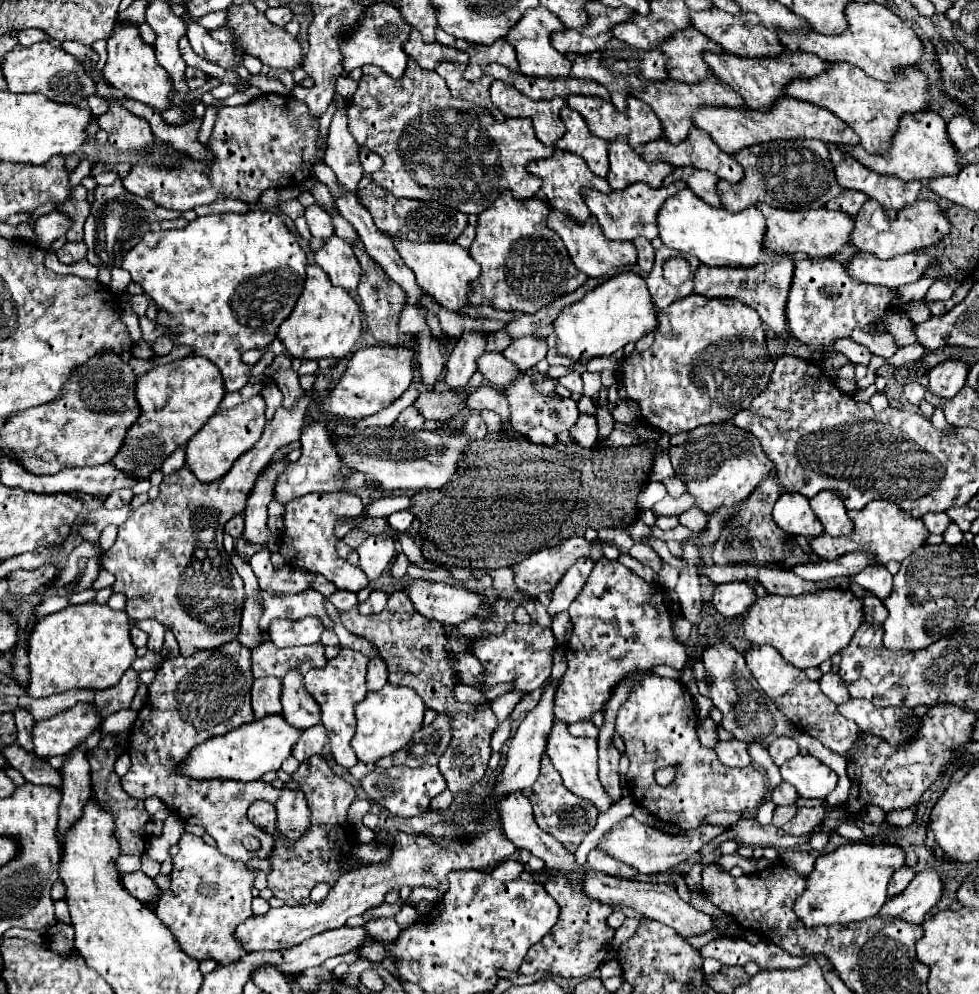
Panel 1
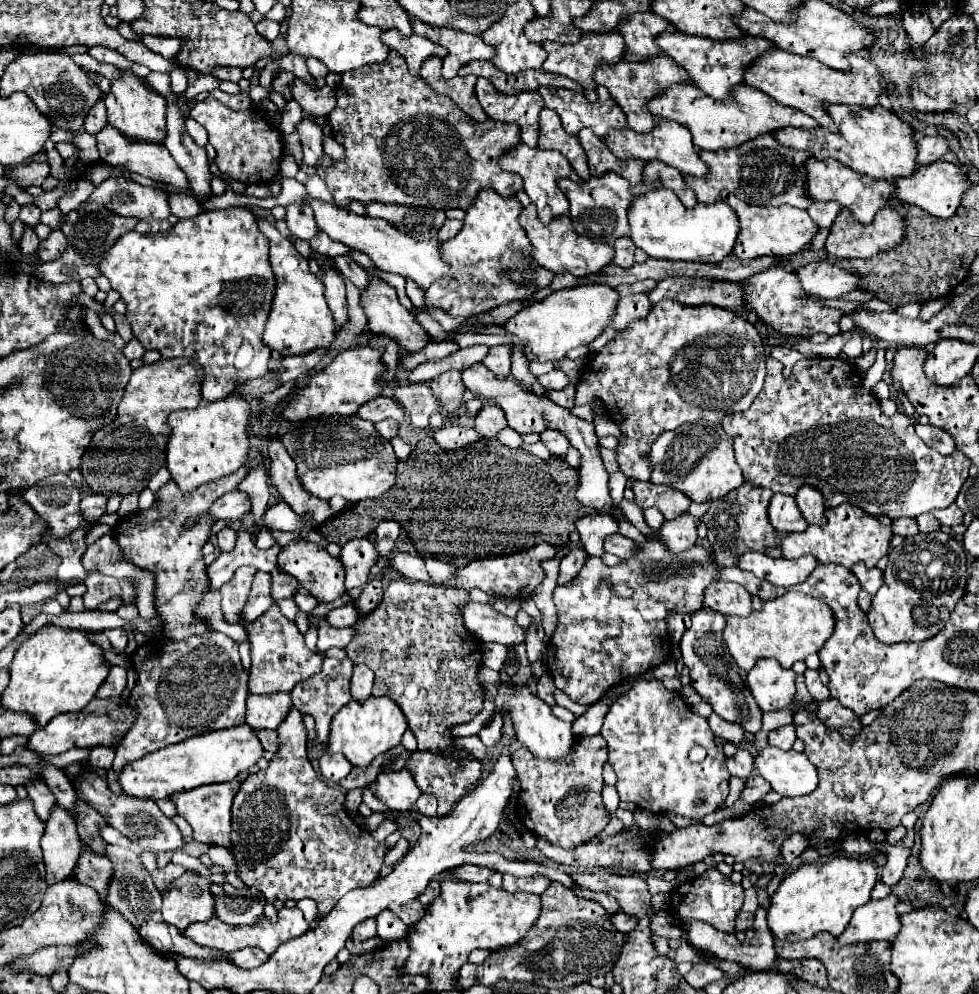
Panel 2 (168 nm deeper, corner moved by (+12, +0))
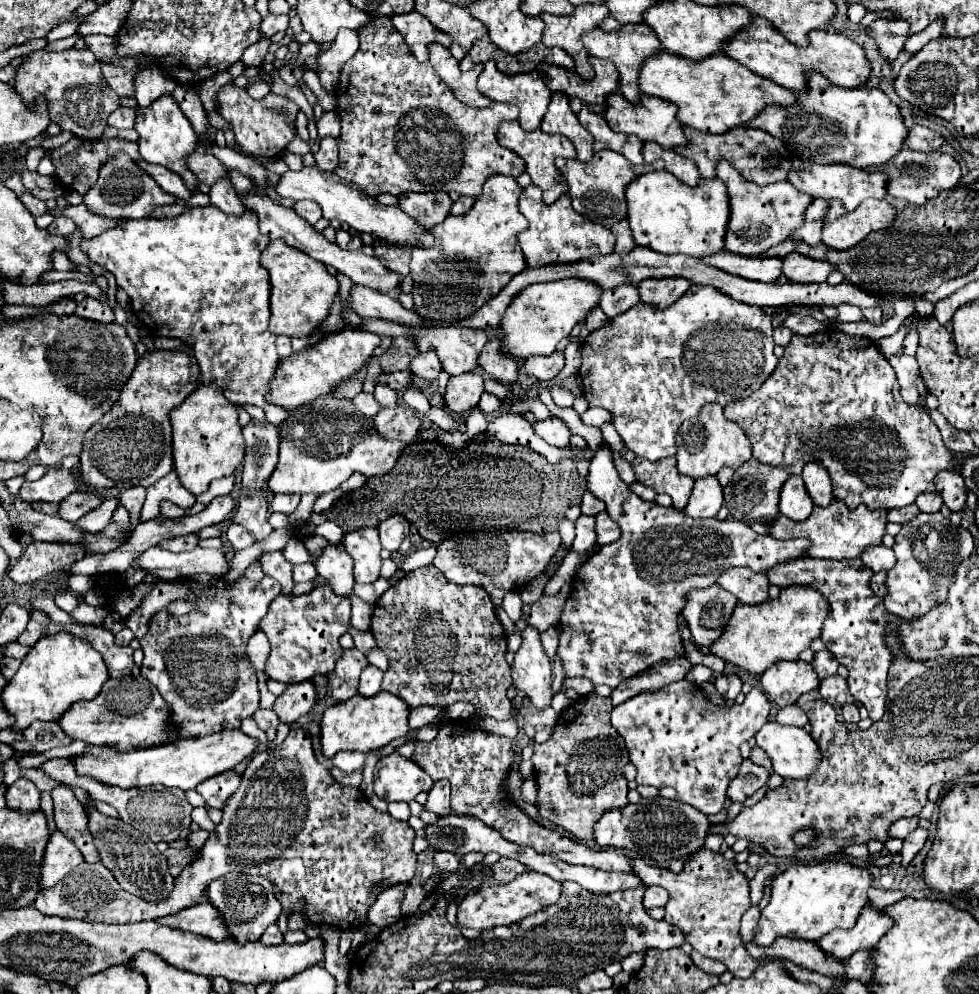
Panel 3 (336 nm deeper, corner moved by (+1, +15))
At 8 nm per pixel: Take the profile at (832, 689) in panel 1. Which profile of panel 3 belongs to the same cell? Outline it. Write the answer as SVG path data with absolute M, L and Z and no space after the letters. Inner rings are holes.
M820 650L820 652L814 654L812 666L814 666L818 678L826 678L826 676L830 676L830 674L836 674L836 668L838 668L840 664L838 664L838 660L832 656L832 652Z

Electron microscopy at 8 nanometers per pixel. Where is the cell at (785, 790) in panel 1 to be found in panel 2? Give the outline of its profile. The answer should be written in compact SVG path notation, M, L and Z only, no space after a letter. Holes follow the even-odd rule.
M749 777L749 779L747 779L747 785L745 785L743 793L741 793L741 797L743 797L747 803L753 805L753 803L761 801L769 791L771 791L771 785L769 785L763 777Z

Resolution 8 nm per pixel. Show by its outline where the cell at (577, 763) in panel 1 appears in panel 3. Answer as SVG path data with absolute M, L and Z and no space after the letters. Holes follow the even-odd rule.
M528 626L520 635L522 643L514 654L512 678L518 690L526 692L530 702L542 710L550 706L552 700L552 662L542 648L540 632L536 628Z

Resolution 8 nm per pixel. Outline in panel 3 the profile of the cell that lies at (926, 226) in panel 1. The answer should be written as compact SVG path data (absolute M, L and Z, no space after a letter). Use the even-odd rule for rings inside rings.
M830 200L822 226L822 244L834 250L848 250L870 232L888 228L894 216L896 210L886 200L864 200L854 212L846 212L838 200Z

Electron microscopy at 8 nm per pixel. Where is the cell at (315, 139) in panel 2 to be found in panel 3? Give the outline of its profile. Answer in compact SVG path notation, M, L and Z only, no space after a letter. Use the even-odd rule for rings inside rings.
M326 136L320 142L320 150L314 154L316 166L322 168L324 172L334 172L338 166L338 142L330 136Z

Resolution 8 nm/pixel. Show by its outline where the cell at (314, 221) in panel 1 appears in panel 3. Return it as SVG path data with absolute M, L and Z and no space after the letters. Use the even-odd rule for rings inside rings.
M302 200L302 202L296 202L294 204L294 212L298 216L302 216L304 220L308 220L310 224L316 224L320 218L322 218L322 210L318 208L318 204L310 202L310 200Z

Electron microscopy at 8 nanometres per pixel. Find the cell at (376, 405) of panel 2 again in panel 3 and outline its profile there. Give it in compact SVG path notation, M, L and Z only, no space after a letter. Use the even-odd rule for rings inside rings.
M362 392L360 396L354 398L354 406L356 406L356 410L358 410L362 416L366 416L366 418L374 416L374 412L380 410L378 402L374 400L374 396L372 396L372 394L366 394L366 392Z

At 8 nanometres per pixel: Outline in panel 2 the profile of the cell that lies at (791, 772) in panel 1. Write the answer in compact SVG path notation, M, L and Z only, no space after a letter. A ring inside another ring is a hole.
M765 747L755 757L755 765L781 797L809 795L817 789L817 767L805 753Z

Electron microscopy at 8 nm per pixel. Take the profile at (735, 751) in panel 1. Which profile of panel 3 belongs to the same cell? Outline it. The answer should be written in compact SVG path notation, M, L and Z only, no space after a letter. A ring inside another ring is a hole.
M752 748L752 754L750 754L750 760L754 762L754 764L760 764L760 766L764 766L764 768L770 768L772 770L772 760L766 756L766 752L762 750L762 748Z

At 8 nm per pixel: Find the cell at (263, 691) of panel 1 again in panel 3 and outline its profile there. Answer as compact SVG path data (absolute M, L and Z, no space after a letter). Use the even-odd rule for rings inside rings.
M304 680L302 684L288 686L288 690L280 698L276 698L272 710L278 714L282 722L294 724L298 718L302 718L314 708L316 698L318 696L312 680Z

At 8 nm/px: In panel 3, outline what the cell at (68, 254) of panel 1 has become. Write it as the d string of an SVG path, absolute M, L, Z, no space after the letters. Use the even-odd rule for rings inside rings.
M66 216L56 218L56 220L48 226L48 232L50 232L50 234L60 234L60 236L70 236L74 230L76 230L76 224L74 224L70 218L66 218Z

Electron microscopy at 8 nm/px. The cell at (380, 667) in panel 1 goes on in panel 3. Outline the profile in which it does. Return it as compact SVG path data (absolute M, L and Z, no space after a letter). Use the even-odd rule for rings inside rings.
M366 666L362 676L360 676L360 686L358 686L358 694L360 696L374 696L380 692L380 684L382 684L382 672L376 666Z

